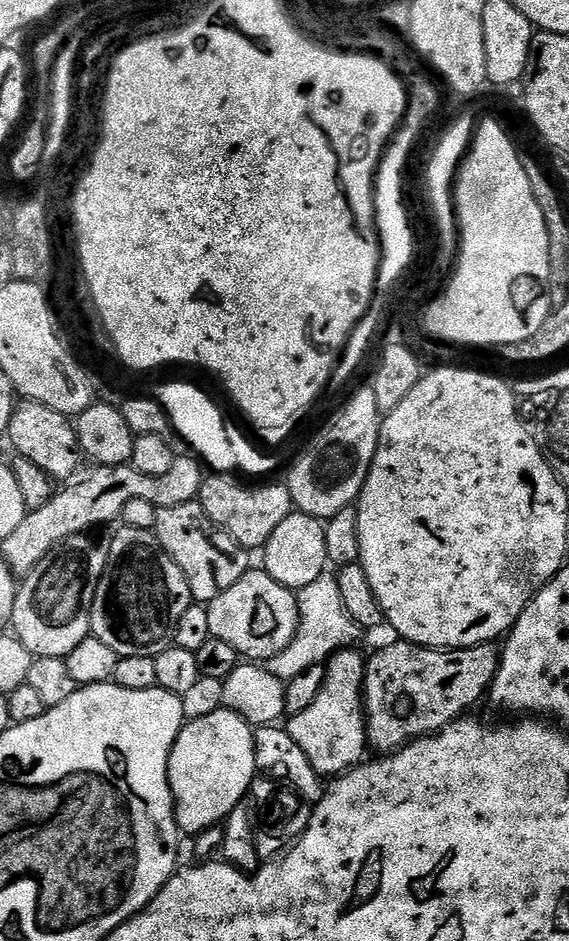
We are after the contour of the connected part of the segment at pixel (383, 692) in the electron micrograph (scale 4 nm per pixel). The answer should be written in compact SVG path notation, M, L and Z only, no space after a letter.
M397 639L396 644L388 644L385 648L377 650L373 656L369 655L364 669L364 715L368 722L368 748L376 751L376 754L391 754L398 749L410 744L414 740L419 740L421 736L430 736L433 732L441 732L447 724L452 724L455 720L461 719L480 699L489 695L492 687L492 679L496 676L496 671L500 665L500 648L495 643L479 644L469 648L449 648L441 650L438 648L423 648L417 644L410 644L407 640Z

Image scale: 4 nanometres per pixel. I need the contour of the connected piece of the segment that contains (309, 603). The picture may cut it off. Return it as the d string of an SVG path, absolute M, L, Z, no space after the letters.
M326 570L314 578L310 586L299 588L296 601L300 615L298 630L290 646L266 664L268 671L285 682L298 678L298 674L302 674L302 670L310 670L310 666L324 664L334 653L353 647L357 643L355 640L362 636L362 629L352 621L350 614L346 614L346 606L342 606L342 593L338 591L338 582L331 571Z

